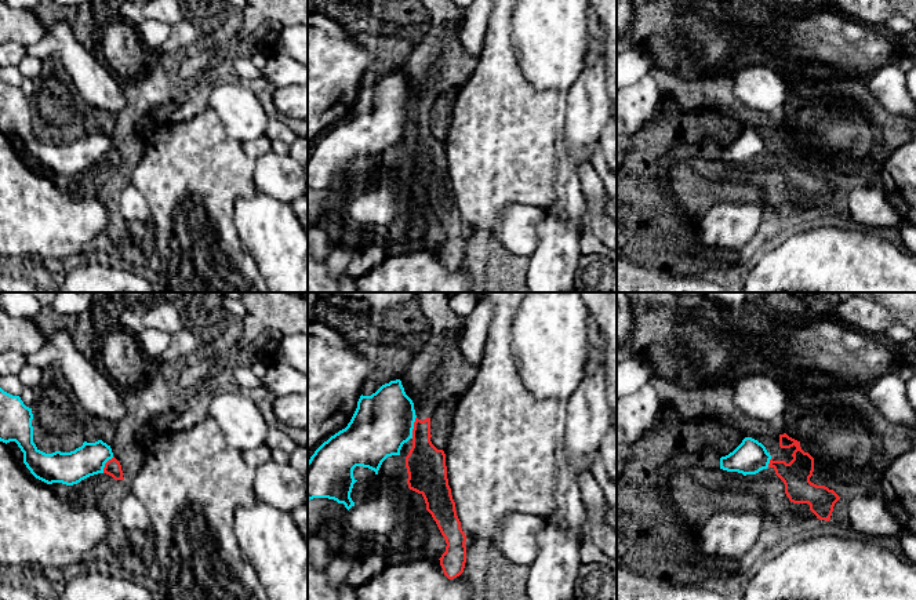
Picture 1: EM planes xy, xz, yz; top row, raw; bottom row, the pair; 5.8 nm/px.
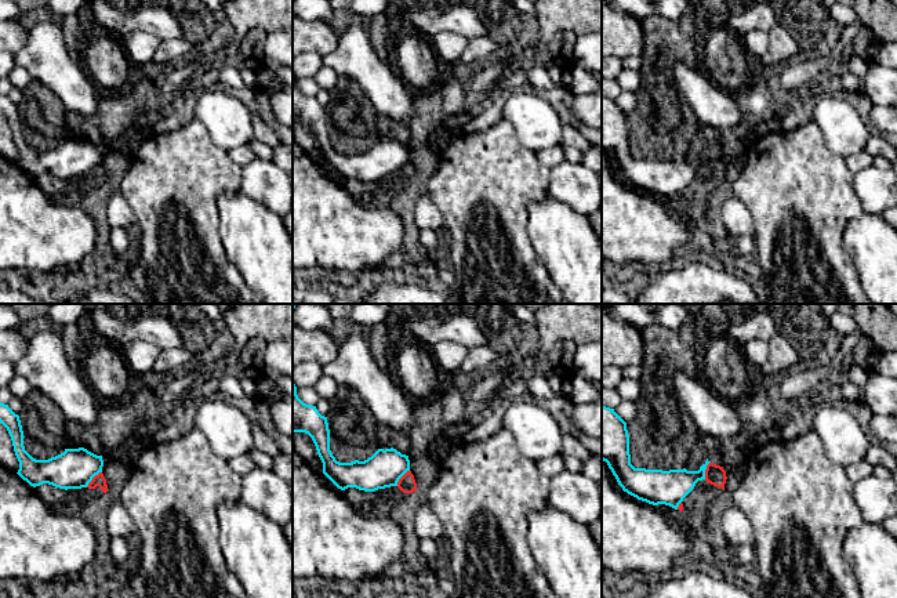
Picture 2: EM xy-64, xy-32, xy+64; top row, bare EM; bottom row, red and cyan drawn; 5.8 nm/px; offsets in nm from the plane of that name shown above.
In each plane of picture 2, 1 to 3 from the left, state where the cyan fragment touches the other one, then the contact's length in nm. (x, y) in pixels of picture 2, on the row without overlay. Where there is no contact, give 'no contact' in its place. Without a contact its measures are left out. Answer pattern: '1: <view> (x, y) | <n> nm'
1: xy-64 (93, 169) | 130 nm
2: xy-32 (400, 169) | 120 nm
3: xy+64 (705, 160) | 110 nm

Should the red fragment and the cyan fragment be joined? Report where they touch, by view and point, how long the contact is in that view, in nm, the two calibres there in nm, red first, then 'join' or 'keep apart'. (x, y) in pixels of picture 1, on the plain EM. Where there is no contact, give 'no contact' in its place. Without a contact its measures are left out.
meets red in xz at (414, 119); contact 130 nm long; 220 nm thick on the red side, 360 nm on the other; keep apart

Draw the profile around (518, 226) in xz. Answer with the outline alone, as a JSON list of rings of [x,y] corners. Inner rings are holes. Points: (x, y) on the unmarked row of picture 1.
[[[510,204],[501,212],[494,239],[509,252],[530,258],[539,244],[538,226],[542,221],[542,210]]]

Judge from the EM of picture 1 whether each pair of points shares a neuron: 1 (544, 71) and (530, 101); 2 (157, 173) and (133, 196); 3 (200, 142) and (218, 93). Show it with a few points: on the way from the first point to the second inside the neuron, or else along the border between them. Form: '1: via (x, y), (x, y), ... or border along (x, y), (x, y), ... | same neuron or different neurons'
1: border along (516, 61), (535, 88), (564, 94) | different neurons
2: border along (127, 181), (148, 203), (151, 220) | different neurons
3: border along (203, 104), (217, 115), (229, 137) | different neurons

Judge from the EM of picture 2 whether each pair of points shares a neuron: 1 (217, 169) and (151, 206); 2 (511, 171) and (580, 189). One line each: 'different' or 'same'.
1: same
2: different

